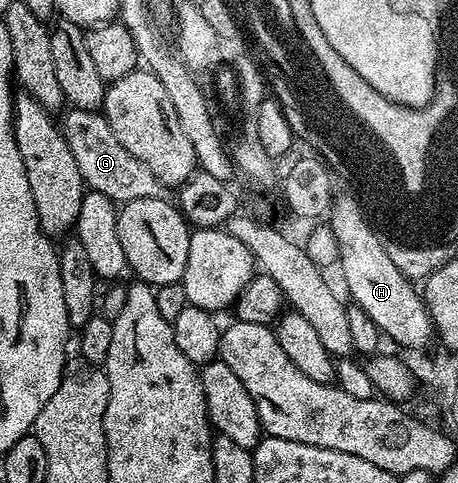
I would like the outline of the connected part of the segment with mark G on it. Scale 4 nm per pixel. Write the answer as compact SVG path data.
M71 108L66 112L65 120L61 122L61 131L73 151L73 158L77 161L88 189L105 194L116 204L137 201L139 198L170 199L170 187L160 182L147 164L138 161L122 146L106 116L98 111L83 111L80 108Z

